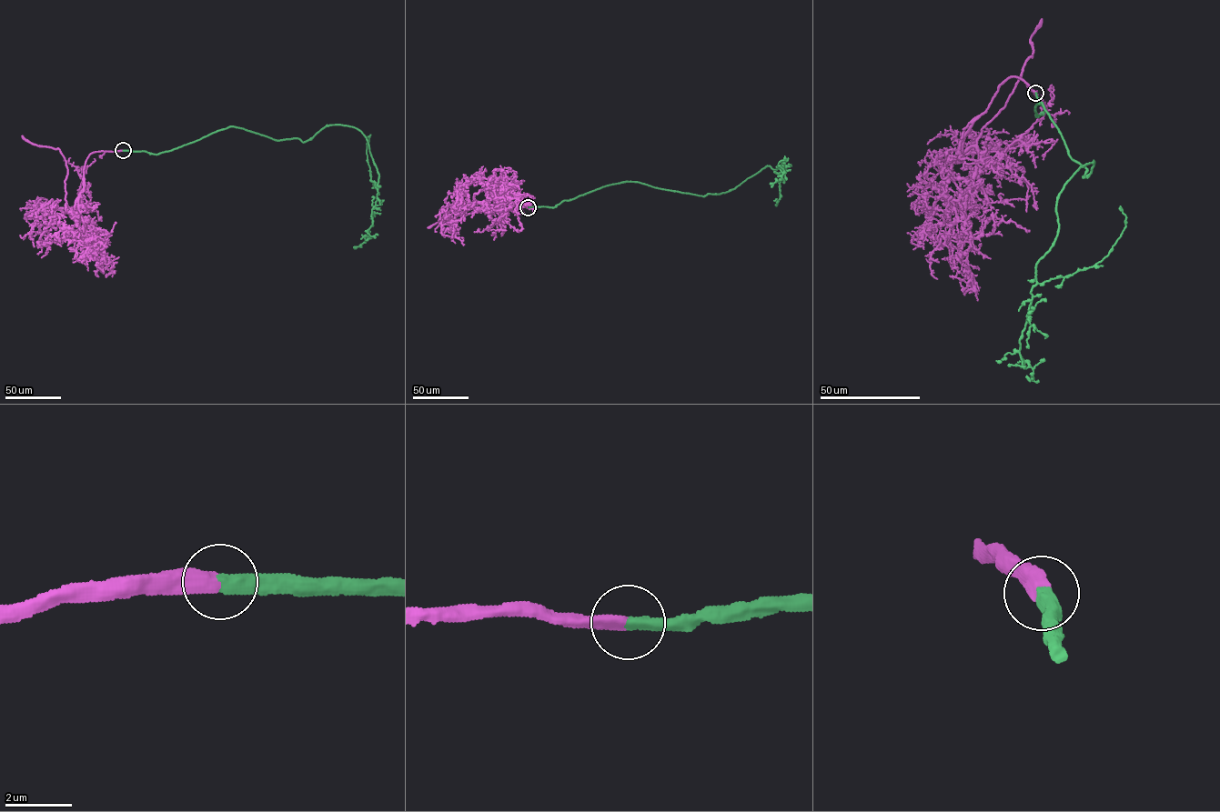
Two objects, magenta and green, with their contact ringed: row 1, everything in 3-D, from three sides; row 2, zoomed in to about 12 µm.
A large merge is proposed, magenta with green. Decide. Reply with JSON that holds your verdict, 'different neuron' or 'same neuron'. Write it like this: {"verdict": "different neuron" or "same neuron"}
{"verdict": "same neuron"}

